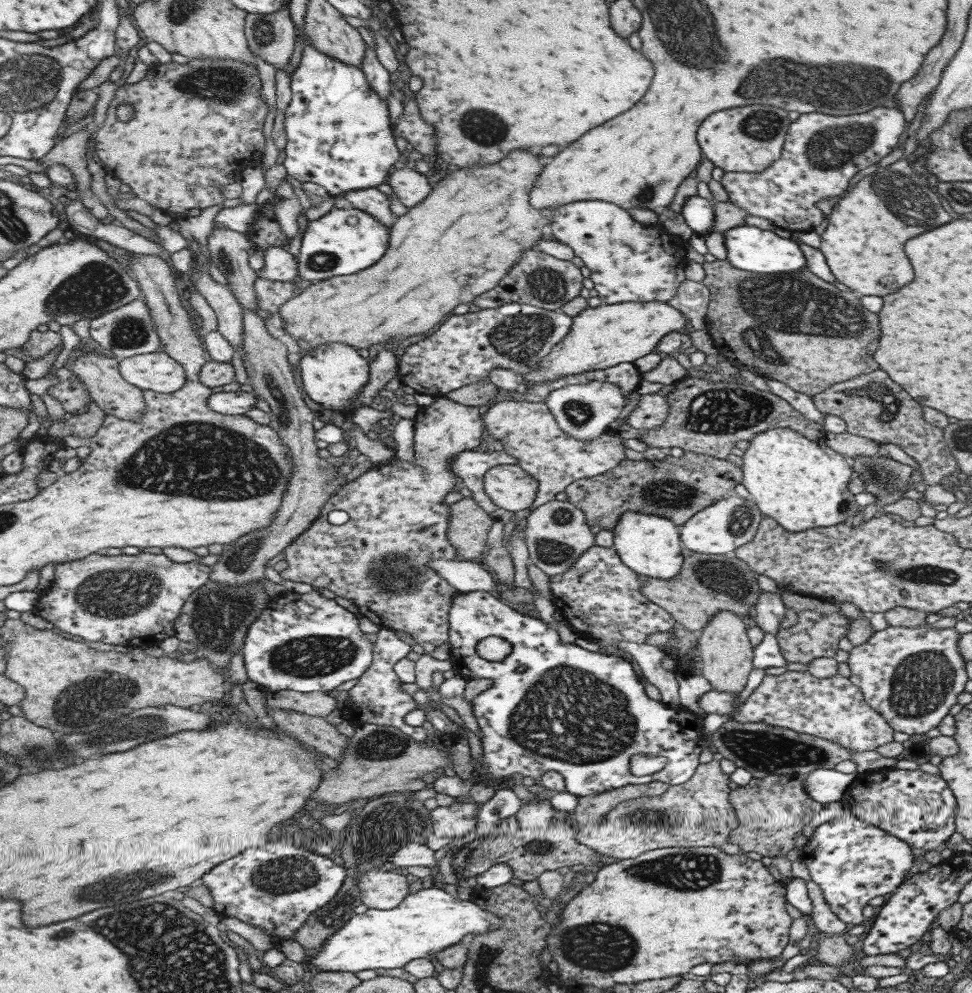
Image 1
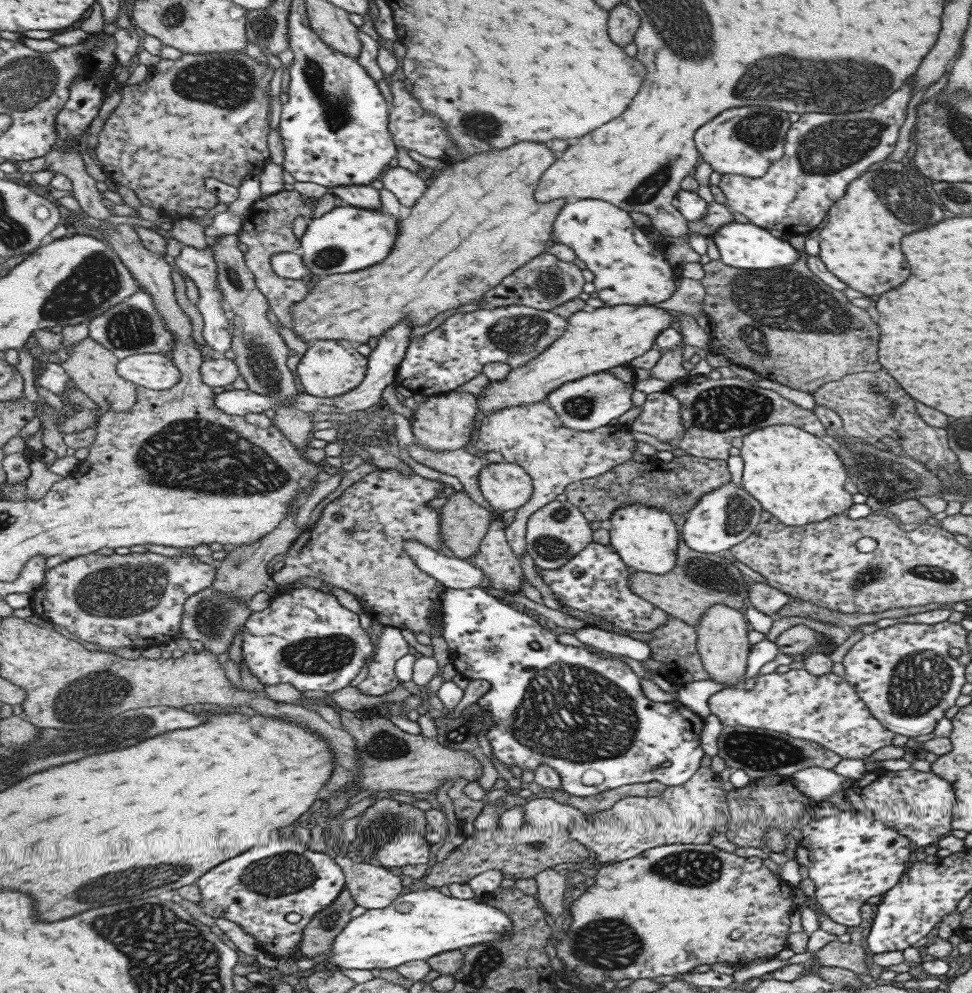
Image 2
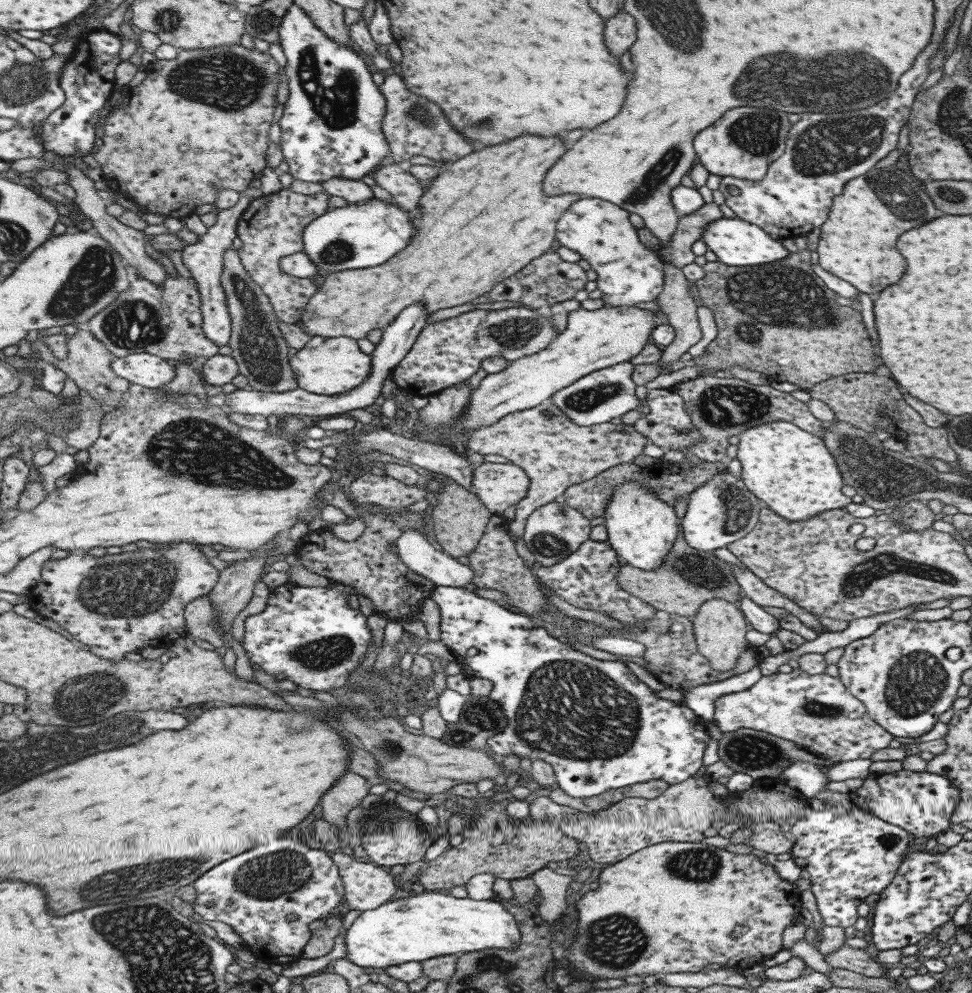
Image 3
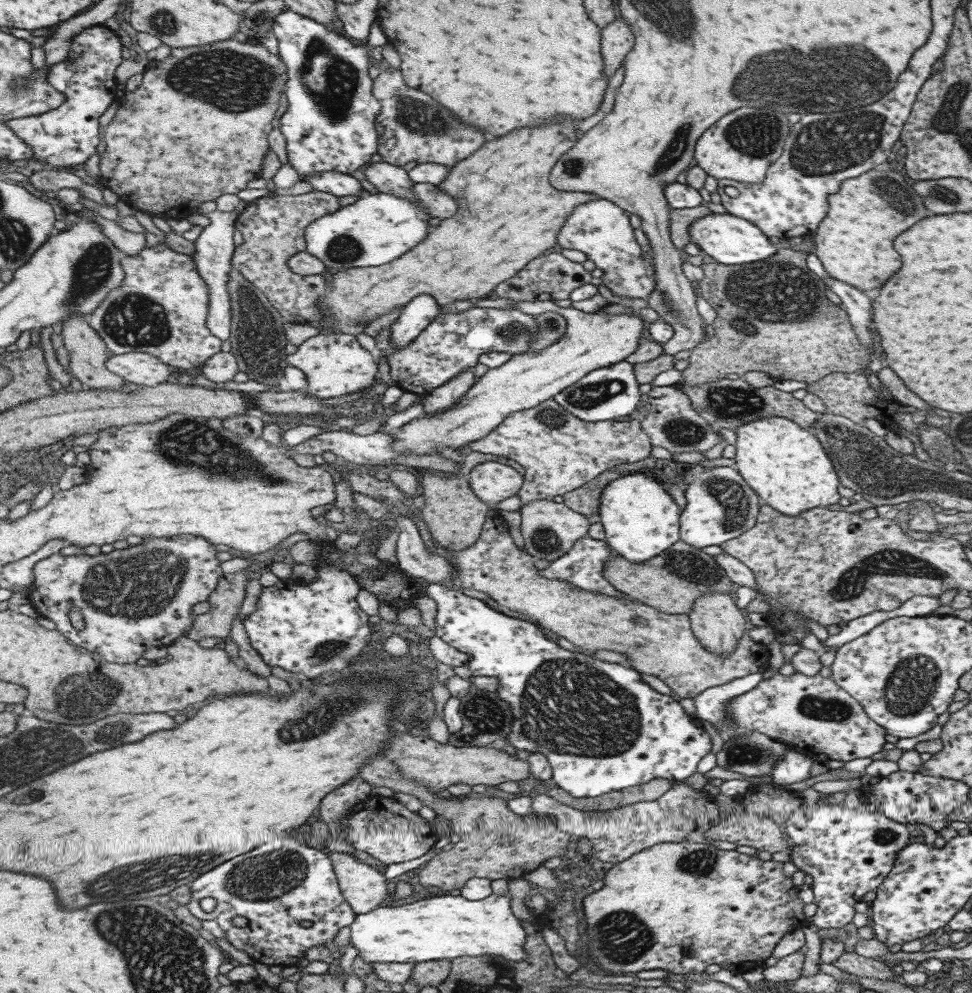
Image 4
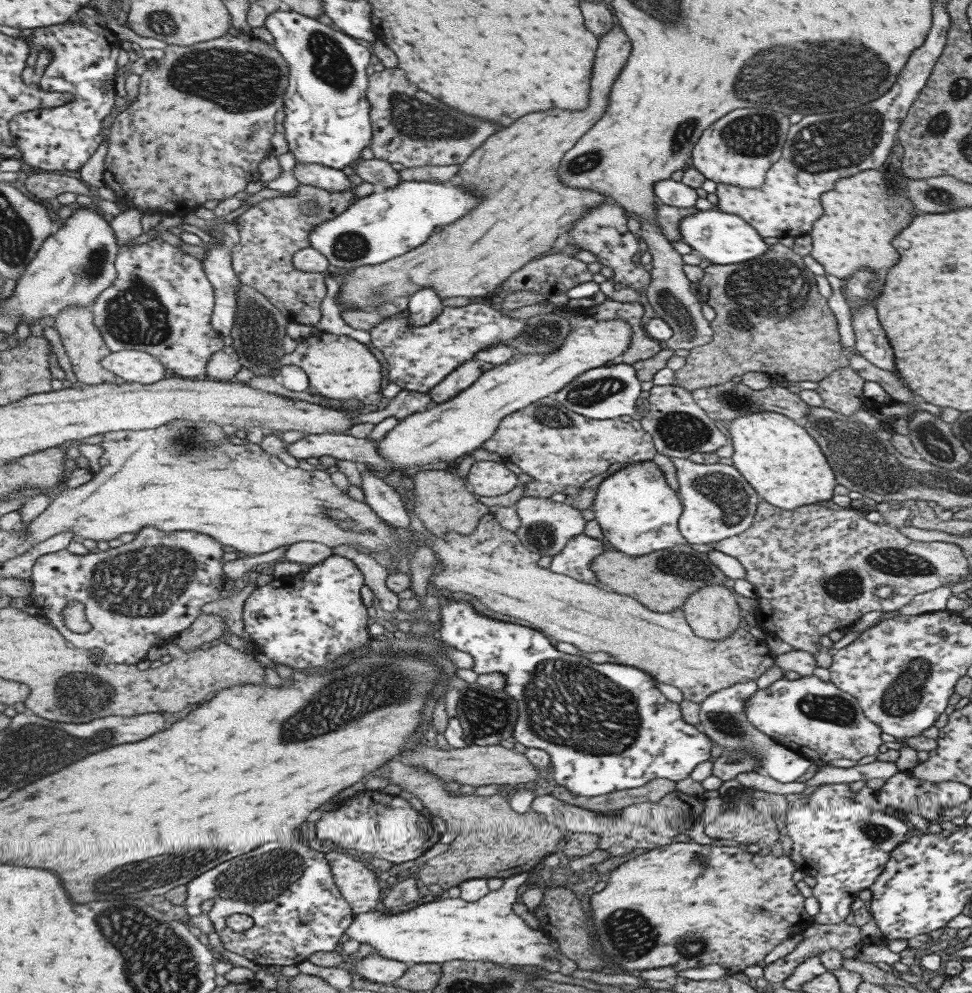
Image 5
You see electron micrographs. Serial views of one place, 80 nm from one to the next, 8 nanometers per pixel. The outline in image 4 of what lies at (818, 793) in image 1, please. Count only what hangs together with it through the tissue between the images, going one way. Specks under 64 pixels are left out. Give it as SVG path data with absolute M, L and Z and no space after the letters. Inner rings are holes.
M794 750L785 752L770 771L772 783L785 786L805 781L809 777L812 761Z

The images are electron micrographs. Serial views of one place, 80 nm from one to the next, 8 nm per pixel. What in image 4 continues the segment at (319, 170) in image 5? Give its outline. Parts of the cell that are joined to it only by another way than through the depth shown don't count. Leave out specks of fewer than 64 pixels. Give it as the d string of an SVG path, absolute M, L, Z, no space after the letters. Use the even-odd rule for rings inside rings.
M337 171L315 173L311 176L303 176L302 179L310 183L313 188L338 197L367 194L365 191L361 192L363 188L357 179Z

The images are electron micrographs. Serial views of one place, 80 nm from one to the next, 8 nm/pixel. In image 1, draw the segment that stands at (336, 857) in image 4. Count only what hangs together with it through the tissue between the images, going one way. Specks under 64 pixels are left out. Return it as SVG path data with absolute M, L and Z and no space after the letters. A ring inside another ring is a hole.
M387 868L369 870L356 878L359 903L377 910L397 906L407 896L408 886L403 875L393 874Z

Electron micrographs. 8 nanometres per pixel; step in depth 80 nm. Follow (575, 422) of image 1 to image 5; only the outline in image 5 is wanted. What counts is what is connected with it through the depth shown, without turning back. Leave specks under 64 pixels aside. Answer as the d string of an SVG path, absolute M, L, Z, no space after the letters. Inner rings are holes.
M619 361L589 369L571 383L565 384L554 399L582 417L594 419L615 419L619 416L635 414L637 398L644 396L640 391L640 381L636 378L635 370L628 364Z

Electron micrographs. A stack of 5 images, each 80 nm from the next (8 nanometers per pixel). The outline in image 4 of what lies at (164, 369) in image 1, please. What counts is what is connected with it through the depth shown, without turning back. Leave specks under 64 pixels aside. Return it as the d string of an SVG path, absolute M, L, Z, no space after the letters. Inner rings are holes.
M148 352L114 354L107 365L110 372L121 376L129 383L140 386L159 386L159 384L167 383L171 376L169 364L165 364L158 356L153 356Z

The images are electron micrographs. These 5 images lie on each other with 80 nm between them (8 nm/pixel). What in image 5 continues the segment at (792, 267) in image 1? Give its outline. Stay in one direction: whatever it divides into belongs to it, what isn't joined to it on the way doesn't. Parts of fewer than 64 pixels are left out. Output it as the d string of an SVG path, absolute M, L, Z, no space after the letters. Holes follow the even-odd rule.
M717 208L710 210L698 210L689 216L684 216L678 222L678 231L682 236L682 242L691 246L693 252L710 264L733 264L753 260L763 256L769 246L763 243L762 236L751 228L742 218L734 214L721 212Z

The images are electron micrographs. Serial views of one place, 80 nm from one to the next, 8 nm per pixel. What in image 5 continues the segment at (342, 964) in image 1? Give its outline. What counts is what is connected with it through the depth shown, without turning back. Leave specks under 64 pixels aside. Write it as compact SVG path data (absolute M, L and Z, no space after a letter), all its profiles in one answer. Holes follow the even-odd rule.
M525 871L508 876L499 889L487 892L475 902L465 902L459 897L450 898L443 893L443 898L438 901L424 902L395 915L383 915L376 910L353 914L354 920L346 928L344 938L365 942L379 956L398 960L408 966L478 960L501 965L541 966L547 972L557 972L559 960L555 946L549 943L543 930L525 925L511 909L520 888L529 883L529 874Z

